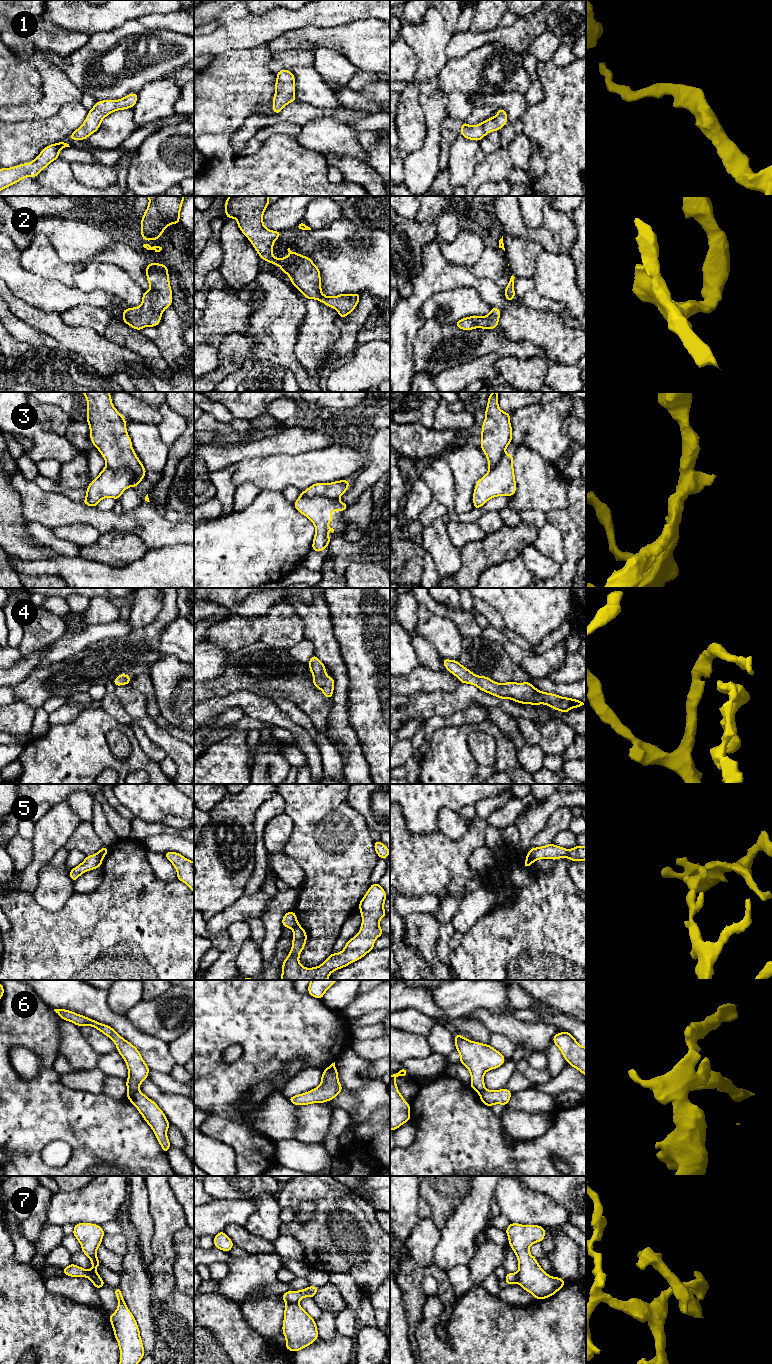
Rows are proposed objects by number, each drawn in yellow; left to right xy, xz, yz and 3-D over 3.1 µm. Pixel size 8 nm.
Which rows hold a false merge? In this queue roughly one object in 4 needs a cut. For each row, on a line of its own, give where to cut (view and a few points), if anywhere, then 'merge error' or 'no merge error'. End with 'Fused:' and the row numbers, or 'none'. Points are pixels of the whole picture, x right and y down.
1: no cut | no merge error
2: no cut | no merge error
3: xy (106, 465), (111, 468), (130, 469), (134, 473), (131, 484) | merge error
4: no cut | no merge error
5: yz (529, 852), (534, 860) | merge error
6: xy (127, 1089), (138, 1090) | merge error
7: xz (297, 1302), (289, 1302), (287, 1304) | merge error
Fused: 3, 5, 6, 7

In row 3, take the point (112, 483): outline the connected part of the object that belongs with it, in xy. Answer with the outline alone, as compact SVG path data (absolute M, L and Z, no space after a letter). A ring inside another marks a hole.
M107 466L90 482L86 489L83 504L96 507L104 498L111 497L118 501L123 492L130 487L135 473L129 469L111 469Z

